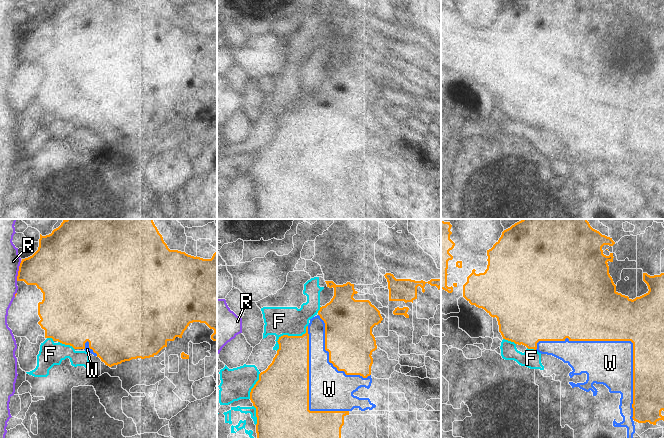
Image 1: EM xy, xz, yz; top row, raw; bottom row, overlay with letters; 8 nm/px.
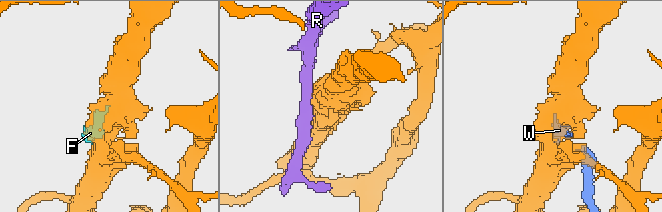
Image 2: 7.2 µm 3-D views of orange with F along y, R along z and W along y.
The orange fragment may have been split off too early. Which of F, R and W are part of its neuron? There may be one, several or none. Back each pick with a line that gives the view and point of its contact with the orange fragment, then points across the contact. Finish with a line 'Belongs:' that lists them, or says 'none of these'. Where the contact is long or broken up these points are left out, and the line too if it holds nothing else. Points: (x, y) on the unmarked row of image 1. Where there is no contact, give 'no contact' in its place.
Belongs: none of these

